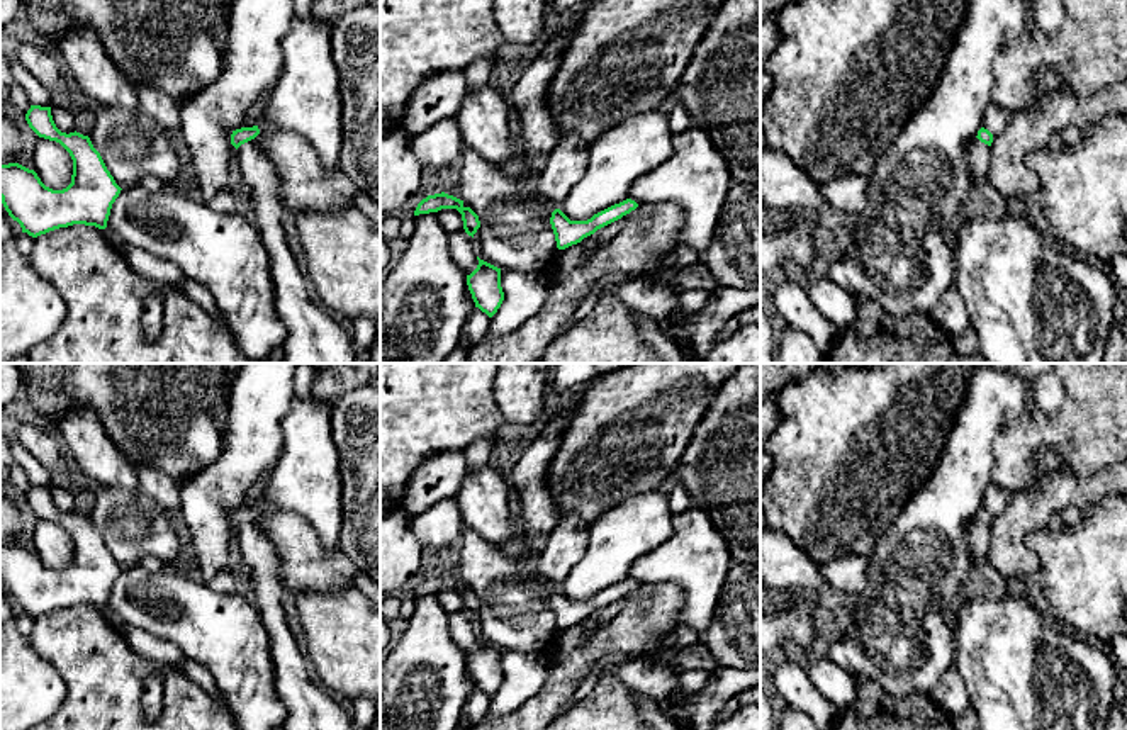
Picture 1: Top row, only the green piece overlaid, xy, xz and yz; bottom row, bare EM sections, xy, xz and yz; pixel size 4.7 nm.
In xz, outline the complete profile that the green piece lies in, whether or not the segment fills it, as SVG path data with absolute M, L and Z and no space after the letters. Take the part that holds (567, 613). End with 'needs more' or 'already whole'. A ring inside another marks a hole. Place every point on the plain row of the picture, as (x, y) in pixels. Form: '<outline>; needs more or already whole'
M626 579L614 584L587 601L570 601L560 589L555 589L550 598L550 604L555 615L557 628L565 630L572 625L580 623L584 618L594 615L597 609L621 599L623 596L635 591L638 584Z; already whole

